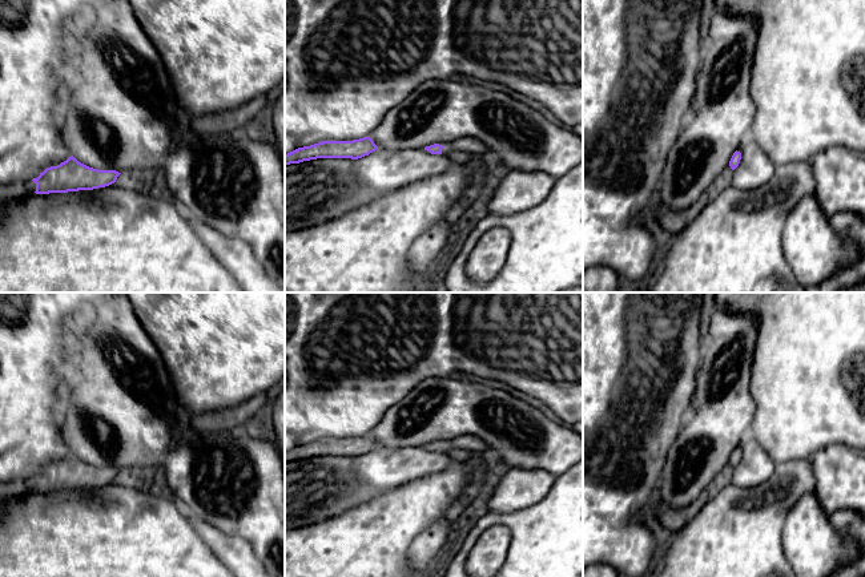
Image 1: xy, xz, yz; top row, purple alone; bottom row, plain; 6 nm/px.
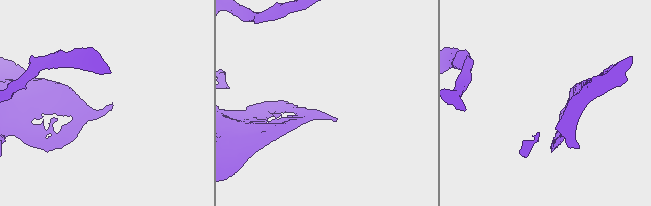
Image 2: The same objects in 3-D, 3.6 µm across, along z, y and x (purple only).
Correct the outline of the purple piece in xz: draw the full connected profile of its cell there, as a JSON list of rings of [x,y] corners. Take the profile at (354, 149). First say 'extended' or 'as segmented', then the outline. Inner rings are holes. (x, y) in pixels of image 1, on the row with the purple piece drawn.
as segmented; [[[370,137],[353,141],[322,141],[310,146],[298,148],[285,154],[285,166],[317,158],[358,160],[375,152],[378,146]]]

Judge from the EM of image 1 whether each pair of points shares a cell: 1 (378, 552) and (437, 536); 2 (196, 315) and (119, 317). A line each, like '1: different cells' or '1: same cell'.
1: different cells
2: different cells

